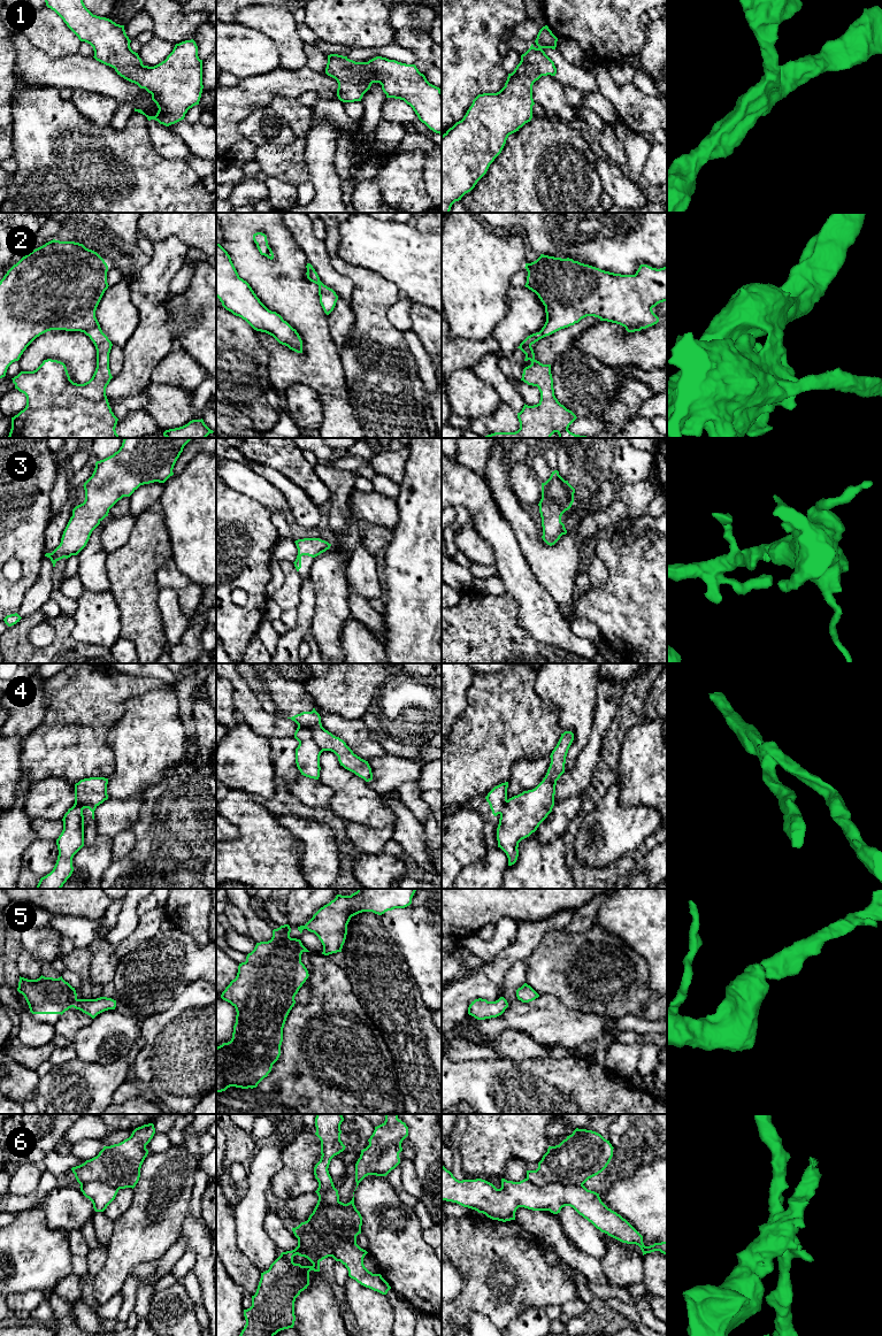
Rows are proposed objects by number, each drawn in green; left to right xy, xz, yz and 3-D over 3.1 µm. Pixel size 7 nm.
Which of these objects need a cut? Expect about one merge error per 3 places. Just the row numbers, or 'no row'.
4, 6

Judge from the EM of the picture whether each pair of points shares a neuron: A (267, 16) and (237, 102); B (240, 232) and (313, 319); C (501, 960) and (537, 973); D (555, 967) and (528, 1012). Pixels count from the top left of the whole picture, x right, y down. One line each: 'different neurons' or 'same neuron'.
A: different neurons
B: same neuron
C: different neurons
D: different neurons

